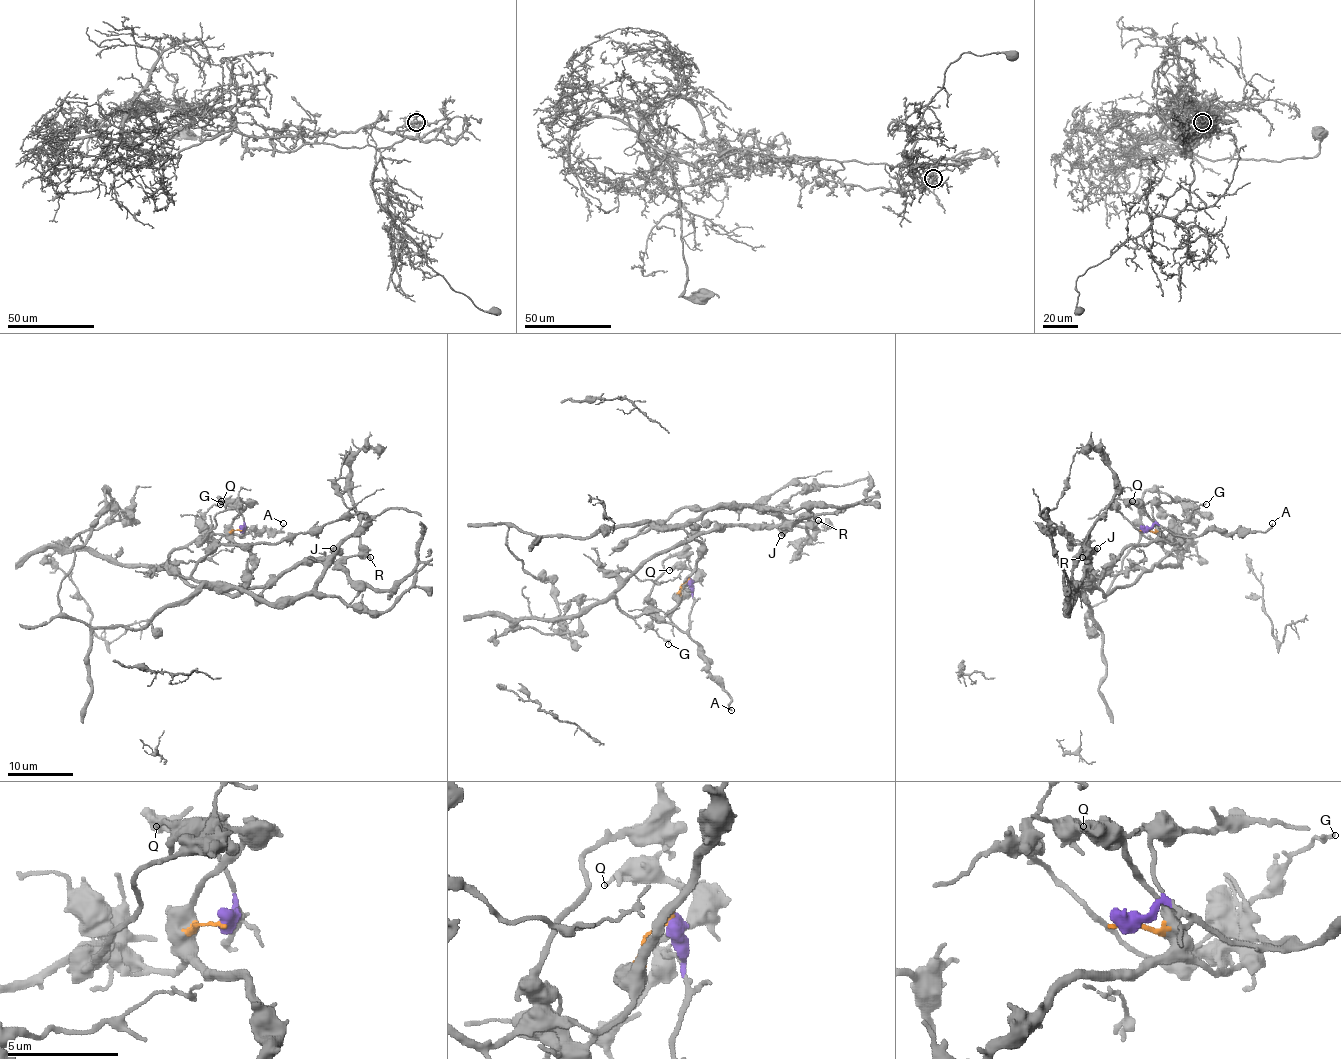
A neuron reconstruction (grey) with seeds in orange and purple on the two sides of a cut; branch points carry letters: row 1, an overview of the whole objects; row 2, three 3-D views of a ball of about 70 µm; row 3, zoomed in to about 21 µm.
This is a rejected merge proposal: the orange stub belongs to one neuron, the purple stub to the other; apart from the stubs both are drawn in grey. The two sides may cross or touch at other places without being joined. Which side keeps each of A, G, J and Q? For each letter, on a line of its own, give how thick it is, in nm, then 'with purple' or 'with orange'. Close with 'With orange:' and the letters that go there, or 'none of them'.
A: 180 nm thick; with purple
G: 160 nm thick; with purple
J: 650 nm thick; with orange
Q: 190 nm thick; with orange
With orange: J, Q

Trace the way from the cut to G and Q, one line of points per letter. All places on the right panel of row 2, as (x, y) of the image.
G: (1142, 529), (1155, 525), (1165, 526), (1175, 534), (1191, 536), (1181, 531), (1183, 523), (1206, 503)
Q: (1142, 529), (1153, 531), (1155, 523), (1142, 506), (1132, 502)

